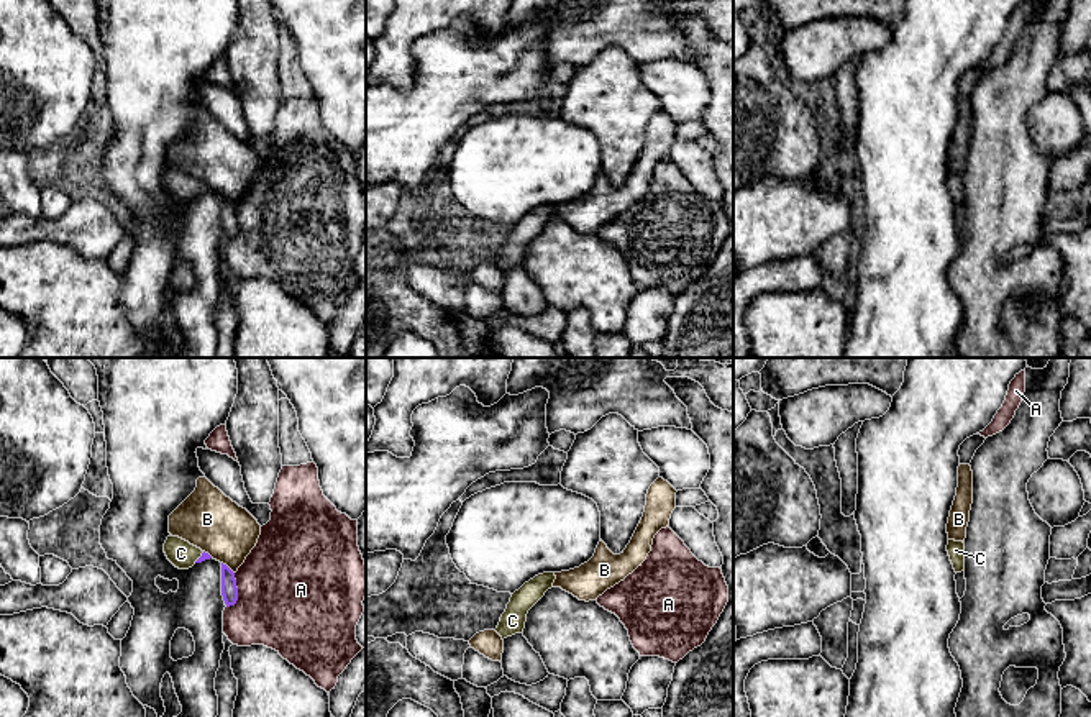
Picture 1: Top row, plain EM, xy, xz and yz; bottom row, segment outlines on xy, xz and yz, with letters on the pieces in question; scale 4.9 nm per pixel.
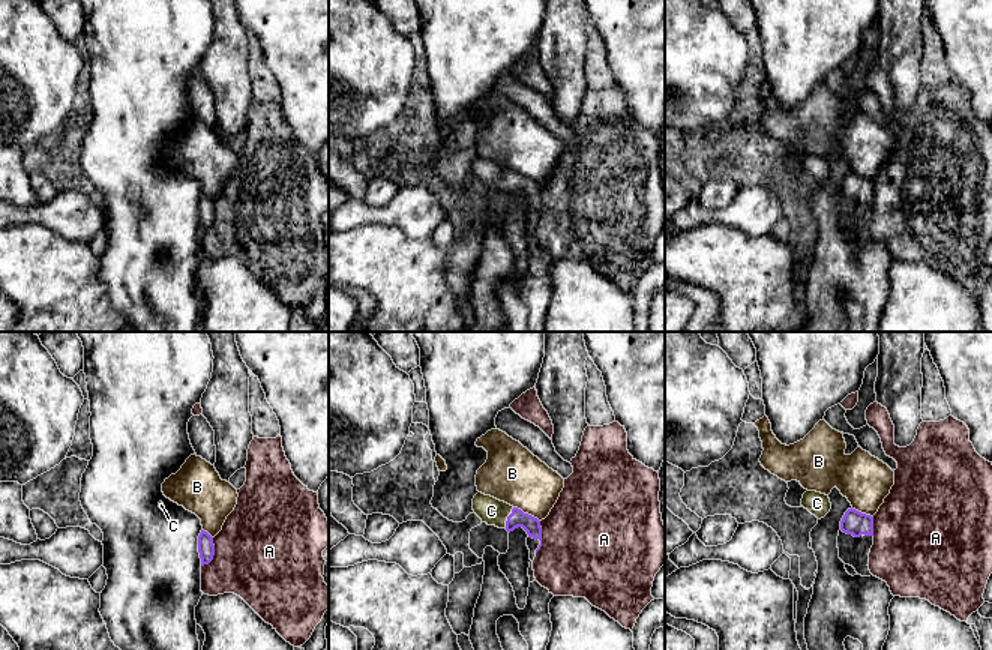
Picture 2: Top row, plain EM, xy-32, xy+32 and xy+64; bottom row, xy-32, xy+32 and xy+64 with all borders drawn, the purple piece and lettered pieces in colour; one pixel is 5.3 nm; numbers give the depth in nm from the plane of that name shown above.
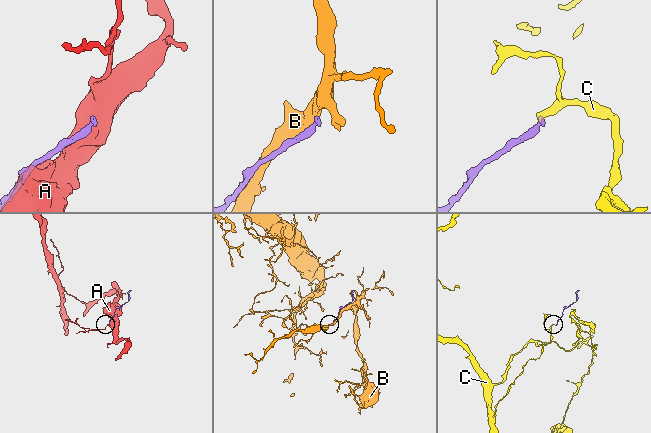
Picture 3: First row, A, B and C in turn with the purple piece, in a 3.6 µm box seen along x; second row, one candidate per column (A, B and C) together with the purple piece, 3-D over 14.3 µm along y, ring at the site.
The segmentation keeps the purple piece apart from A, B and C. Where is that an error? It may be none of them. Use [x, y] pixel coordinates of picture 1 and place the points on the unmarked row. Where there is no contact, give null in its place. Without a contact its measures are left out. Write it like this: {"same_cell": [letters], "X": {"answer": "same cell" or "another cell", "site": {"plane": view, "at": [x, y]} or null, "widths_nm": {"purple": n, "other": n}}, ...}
{"same_cell": ["C"], "A": {"answer": "another cell", "site": {"plane": "xy", "at": [237, 225]}, "widths_nm": {"purple": 80, "other": 500}}, "B": {"answer": "another cell", "site": {"plane": "xy", "at": [228, 200]}, "widths_nm": {"purple": 80, "other": 280}}, "C": {"answer": "same cell", "site": {"plane": "xy", "at": [200, 189]}, "widths_nm": {"purple": 40, "other": 140}}}

